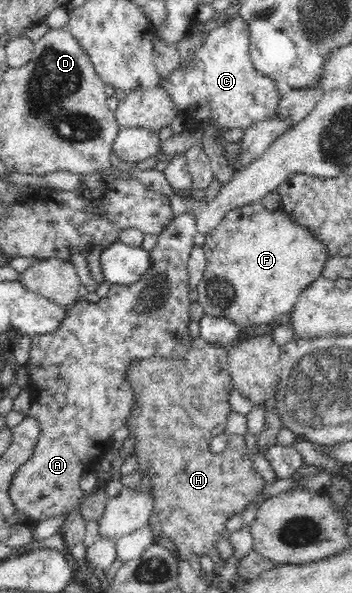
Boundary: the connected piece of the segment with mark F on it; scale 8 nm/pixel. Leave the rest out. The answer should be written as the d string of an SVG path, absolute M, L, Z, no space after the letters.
M261 200L228 211L228 214L221 220L221 223L204 236L205 242L202 245L202 249L206 255L206 268L203 277L196 287L198 293L197 303L203 308L203 312L205 312L206 315L230 319L231 321L234 321L238 327L263 325L265 323L270 323L270 321L279 320L283 318L283 315L290 314L296 305L296 300L299 295L301 295L301 291L303 291L310 283L313 283L314 279L317 279L322 275L323 266L330 258L328 256L327 248L314 235L311 235L306 227L297 225L296 221L294 221L292 217L289 217L282 209L268 211L263 204L261 204Z

